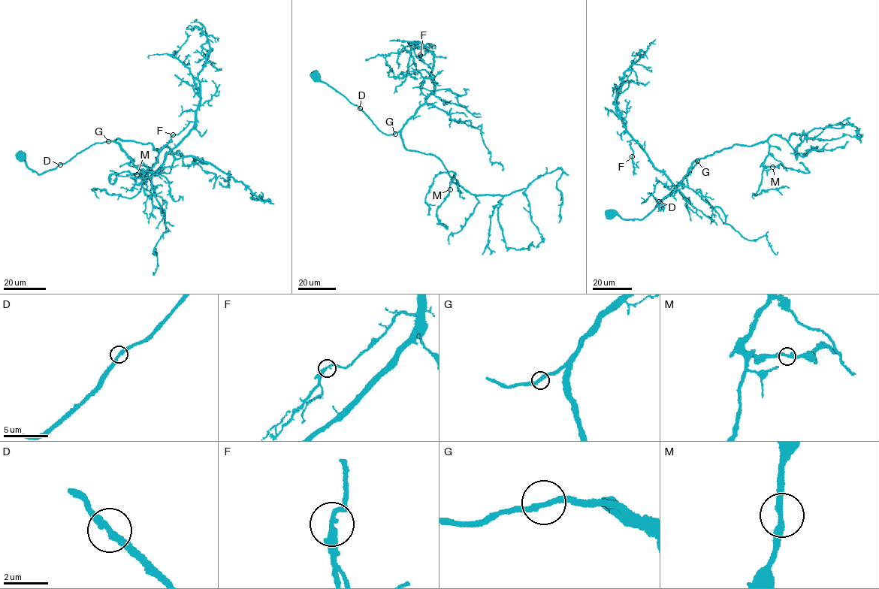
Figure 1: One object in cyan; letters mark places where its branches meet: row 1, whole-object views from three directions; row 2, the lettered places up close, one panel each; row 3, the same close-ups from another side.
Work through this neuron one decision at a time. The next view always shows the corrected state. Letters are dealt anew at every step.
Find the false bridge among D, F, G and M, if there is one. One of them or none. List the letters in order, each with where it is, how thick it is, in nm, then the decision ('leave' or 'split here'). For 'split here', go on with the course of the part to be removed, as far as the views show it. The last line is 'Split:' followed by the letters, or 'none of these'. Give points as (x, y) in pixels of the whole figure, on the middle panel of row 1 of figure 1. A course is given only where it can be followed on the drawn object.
D: (360, 108) | 240 nm | leave
F: (420, 55) | 260 nm | leave
G: (395, 134) | 240 nm | leave
M: (450, 189) | 240 nm | leave
Split: none of these

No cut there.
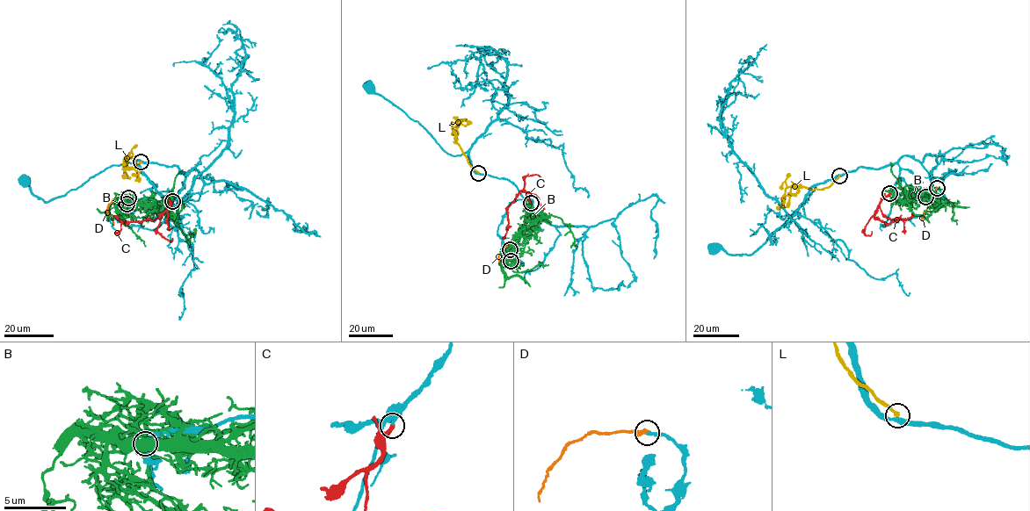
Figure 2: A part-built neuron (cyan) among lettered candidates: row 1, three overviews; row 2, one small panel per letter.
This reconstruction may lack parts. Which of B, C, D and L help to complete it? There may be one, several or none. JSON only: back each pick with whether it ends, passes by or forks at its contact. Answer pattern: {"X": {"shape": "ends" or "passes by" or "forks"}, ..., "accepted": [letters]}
{"D": {"shape": "ends"}, "accepted": ["D"]}

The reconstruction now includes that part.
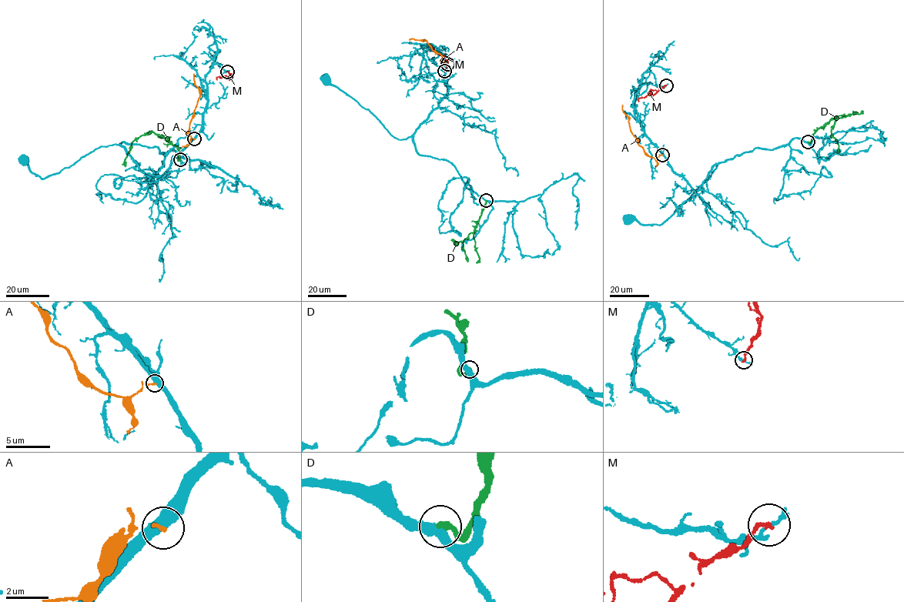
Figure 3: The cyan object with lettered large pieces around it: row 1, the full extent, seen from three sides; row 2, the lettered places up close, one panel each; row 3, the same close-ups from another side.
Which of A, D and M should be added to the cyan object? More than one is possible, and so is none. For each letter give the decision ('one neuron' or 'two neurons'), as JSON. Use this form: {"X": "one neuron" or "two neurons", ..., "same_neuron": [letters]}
{"A": "two neurons", "D": "two neurons", "M": "two neurons", "same_neuron": []}

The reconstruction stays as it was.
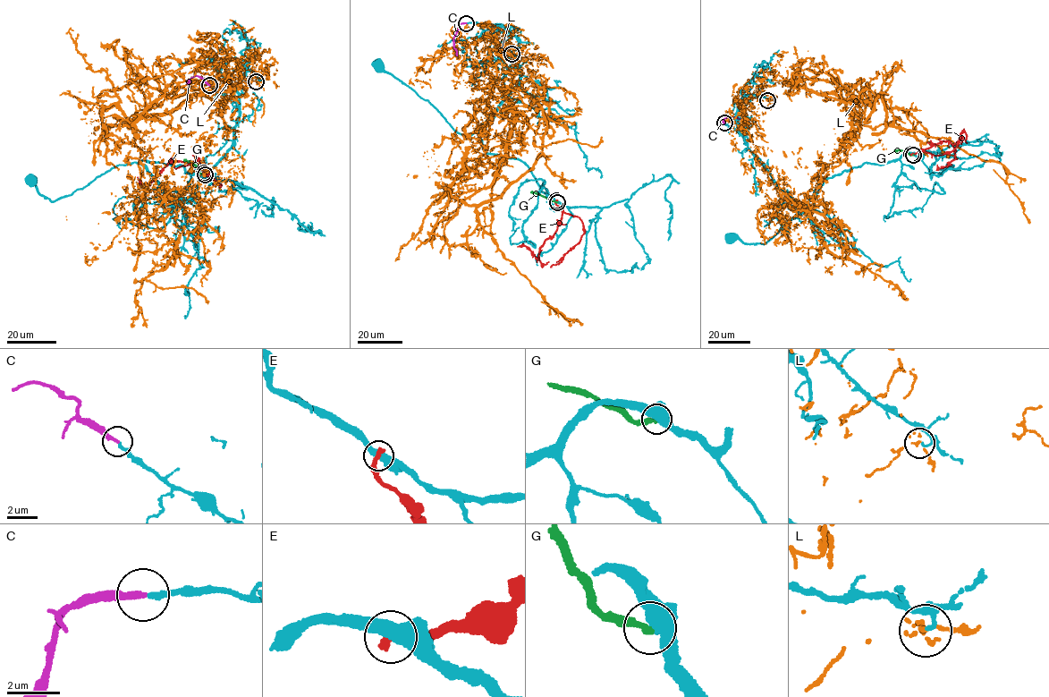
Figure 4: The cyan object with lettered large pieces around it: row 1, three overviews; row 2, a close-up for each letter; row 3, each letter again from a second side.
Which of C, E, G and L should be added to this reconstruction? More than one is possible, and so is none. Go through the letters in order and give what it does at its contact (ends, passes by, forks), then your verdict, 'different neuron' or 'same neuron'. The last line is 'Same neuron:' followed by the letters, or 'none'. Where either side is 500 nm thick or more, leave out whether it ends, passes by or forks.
C: it ends | same neuron
E: different neuron
G: it ends | different neuron
L: it forks | different neuron
Same neuron: C

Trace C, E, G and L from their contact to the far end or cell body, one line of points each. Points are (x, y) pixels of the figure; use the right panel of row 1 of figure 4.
C: (724, 123), (723, 120), (731, 115), (748, 120)
E: (912, 154), (942, 140), (950, 141), (954, 158), (941, 168), (936, 165)
G: (913, 155), (894, 150)
L: (767, 100), (777, 63), (817, 93), (873, 106), (869, 87), (808, 191), (830, 211), (775, 201), (748, 106)

